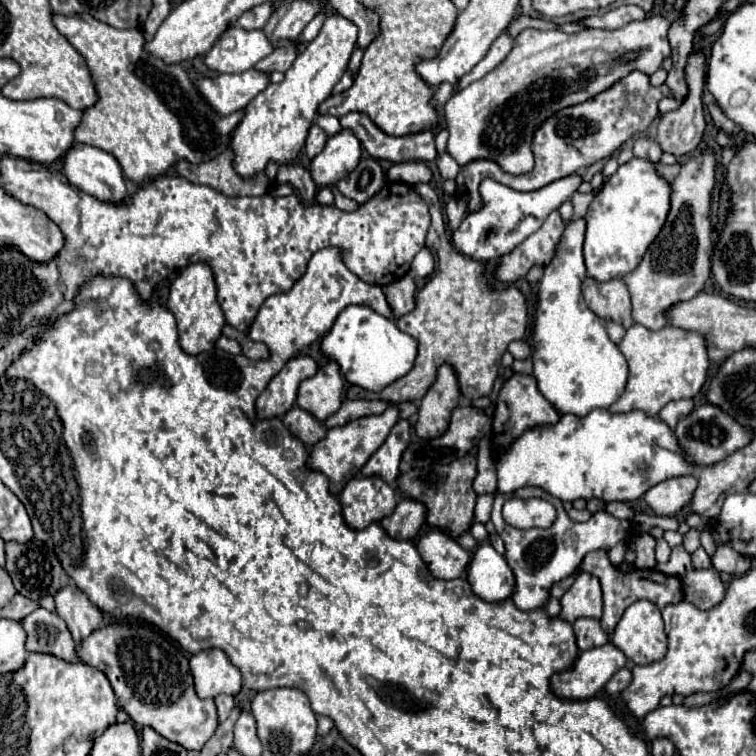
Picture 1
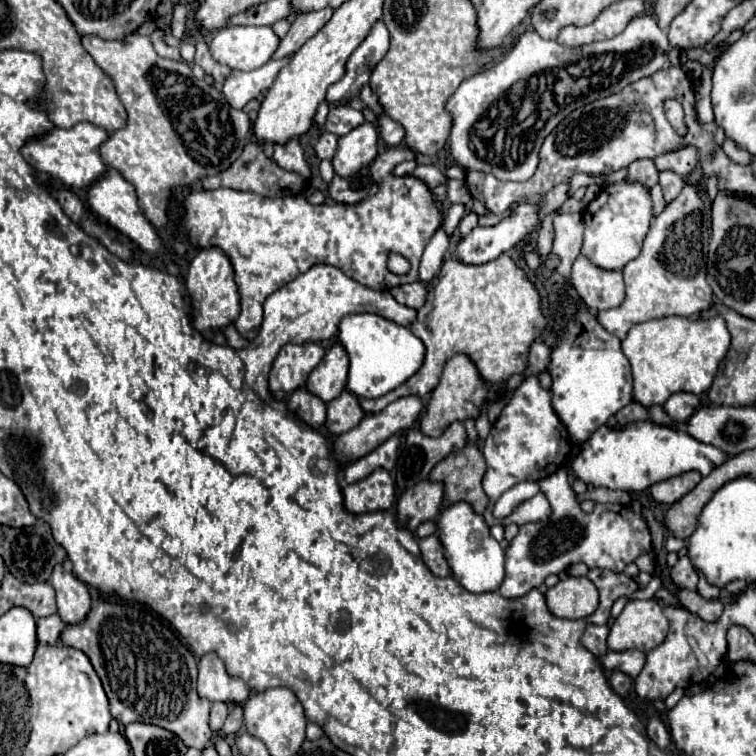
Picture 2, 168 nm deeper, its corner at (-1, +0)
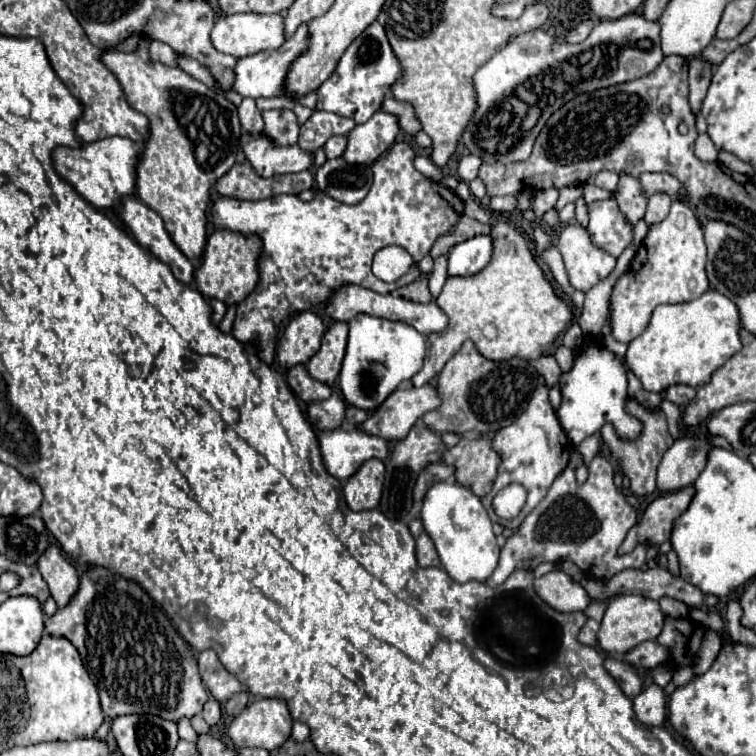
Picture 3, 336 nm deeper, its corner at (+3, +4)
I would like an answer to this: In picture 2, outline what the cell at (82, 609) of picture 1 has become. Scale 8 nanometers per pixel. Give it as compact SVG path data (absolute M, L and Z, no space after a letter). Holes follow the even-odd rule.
M57 565L53 569L51 585L57 593L59 617L65 623L81 623L81 619L85 619L91 607L91 595L87 585L63 565Z

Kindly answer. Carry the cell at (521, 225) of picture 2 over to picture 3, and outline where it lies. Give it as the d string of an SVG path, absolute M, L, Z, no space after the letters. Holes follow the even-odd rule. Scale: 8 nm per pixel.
M475 235L465 243L453 245L449 251L449 275L473 275L481 271L491 259L491 249L491 235Z

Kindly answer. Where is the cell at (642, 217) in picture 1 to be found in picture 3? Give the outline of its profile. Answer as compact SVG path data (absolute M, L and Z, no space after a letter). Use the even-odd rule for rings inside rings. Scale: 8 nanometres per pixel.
M613 197L593 201L587 205L587 209L587 231L591 235L591 243L613 257L619 257L629 247L629 243L633 243L633 225L629 219L625 219L625 215L621 215L621 209Z

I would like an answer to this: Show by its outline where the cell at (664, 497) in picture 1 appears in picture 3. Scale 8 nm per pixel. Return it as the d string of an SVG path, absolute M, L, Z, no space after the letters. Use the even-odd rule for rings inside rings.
M677 439L665 451L657 469L657 489L663 493L693 485L707 463L707 441Z

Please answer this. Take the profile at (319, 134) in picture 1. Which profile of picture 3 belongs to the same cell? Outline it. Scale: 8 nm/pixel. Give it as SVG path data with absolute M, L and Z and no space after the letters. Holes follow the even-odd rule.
M333 135L333 139L327 139L327 143L325 143L323 149L325 149L327 159L335 159L335 157L341 157L343 155L345 147L347 147L347 137Z

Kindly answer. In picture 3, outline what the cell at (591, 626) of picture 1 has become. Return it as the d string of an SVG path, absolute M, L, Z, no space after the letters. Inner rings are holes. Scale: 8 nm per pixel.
M587 619L587 623L581 627L579 641L581 641L583 645L595 647L595 645L597 645L597 631L599 631L599 623L597 623L595 619Z

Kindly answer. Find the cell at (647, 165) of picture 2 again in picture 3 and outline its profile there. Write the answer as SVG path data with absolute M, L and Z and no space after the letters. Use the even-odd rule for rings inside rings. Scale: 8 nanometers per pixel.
M619 175L619 185L615 191L615 199L619 203L619 209L625 213L625 217L631 223L637 223L647 209L647 195L641 191L639 177L633 175Z

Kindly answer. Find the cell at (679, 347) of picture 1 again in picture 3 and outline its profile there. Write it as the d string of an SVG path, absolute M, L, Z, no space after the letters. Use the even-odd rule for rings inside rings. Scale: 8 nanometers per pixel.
M709 289L689 303L659 305L653 311L647 329L629 343L625 361L645 391L661 393L677 383L701 387L709 383L715 369L741 349L737 331L737 305L715 289Z

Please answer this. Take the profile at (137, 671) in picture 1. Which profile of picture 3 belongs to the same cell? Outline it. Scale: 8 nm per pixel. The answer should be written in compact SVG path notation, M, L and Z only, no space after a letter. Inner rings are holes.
M89 569L81 577L79 591L71 599L71 603L63 609L57 609L57 613L45 621L45 629L53 637L65 637L77 647L85 669L89 671L93 681L97 681L101 707L109 719L121 715L151 713L177 723L183 717L191 719L201 713L207 701L207 689L201 683L195 653L181 639L165 611L137 583L117 575L113 577L113 573L107 569Z

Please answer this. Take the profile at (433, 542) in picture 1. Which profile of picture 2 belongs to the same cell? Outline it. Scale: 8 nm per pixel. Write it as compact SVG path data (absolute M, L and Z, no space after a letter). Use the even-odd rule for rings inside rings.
M429 535L425 539L419 541L419 547L421 547L421 555L423 555L423 563L431 569L433 575L437 577L449 577L451 571L449 571L449 565L443 557L443 547L441 547L441 541L437 539L437 535Z

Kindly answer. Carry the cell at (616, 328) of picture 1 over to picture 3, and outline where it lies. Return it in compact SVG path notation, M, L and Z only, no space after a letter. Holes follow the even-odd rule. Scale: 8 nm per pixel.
M675 199L669 215L661 223L649 225L649 231L637 249L629 269L613 285L609 297L613 339L619 343L629 343L635 339L647 327L651 311L661 303L687 303L689 299L703 295L709 289L705 261L707 251L697 215L689 205Z

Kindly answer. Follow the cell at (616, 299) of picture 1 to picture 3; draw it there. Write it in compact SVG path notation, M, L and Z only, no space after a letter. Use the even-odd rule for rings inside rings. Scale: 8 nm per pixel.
M567 225L557 239L557 249L563 257L571 285L583 293L609 277L617 263L615 257L591 243L589 233L581 225Z

